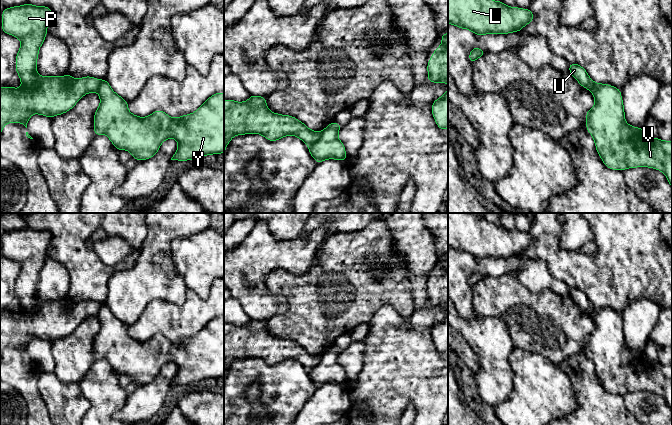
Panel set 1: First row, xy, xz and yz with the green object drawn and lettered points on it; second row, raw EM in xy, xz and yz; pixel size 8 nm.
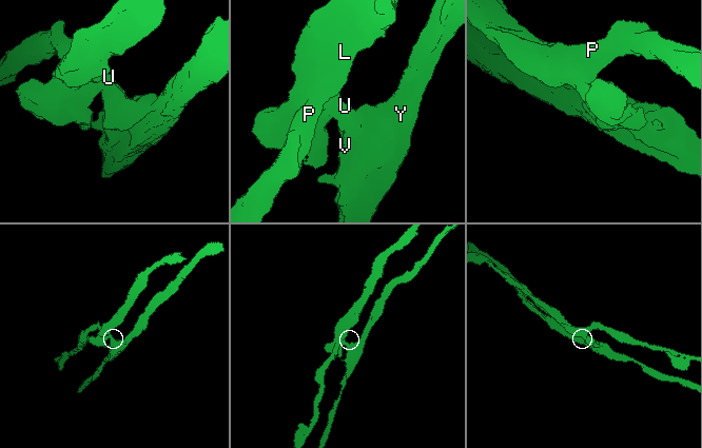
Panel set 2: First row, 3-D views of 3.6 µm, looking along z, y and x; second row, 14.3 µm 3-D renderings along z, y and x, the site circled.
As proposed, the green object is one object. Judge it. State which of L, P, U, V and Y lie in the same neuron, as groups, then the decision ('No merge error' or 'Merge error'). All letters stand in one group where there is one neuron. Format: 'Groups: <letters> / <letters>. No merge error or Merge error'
Groups: L P U / V Y. Merge error

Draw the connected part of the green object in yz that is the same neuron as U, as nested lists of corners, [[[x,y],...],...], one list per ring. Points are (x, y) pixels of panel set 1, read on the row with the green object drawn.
[[[577,63],[569,64],[568,71],[582,87],[588,89],[589,91],[595,89],[597,83],[588,76],[588,72],[582,66]]]

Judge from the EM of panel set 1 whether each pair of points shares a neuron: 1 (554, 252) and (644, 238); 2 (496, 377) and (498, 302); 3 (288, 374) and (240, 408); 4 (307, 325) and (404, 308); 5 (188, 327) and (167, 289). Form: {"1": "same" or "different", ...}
{"1": "same", "2": "different", "3": "same", "4": "same", "5": "different"}

